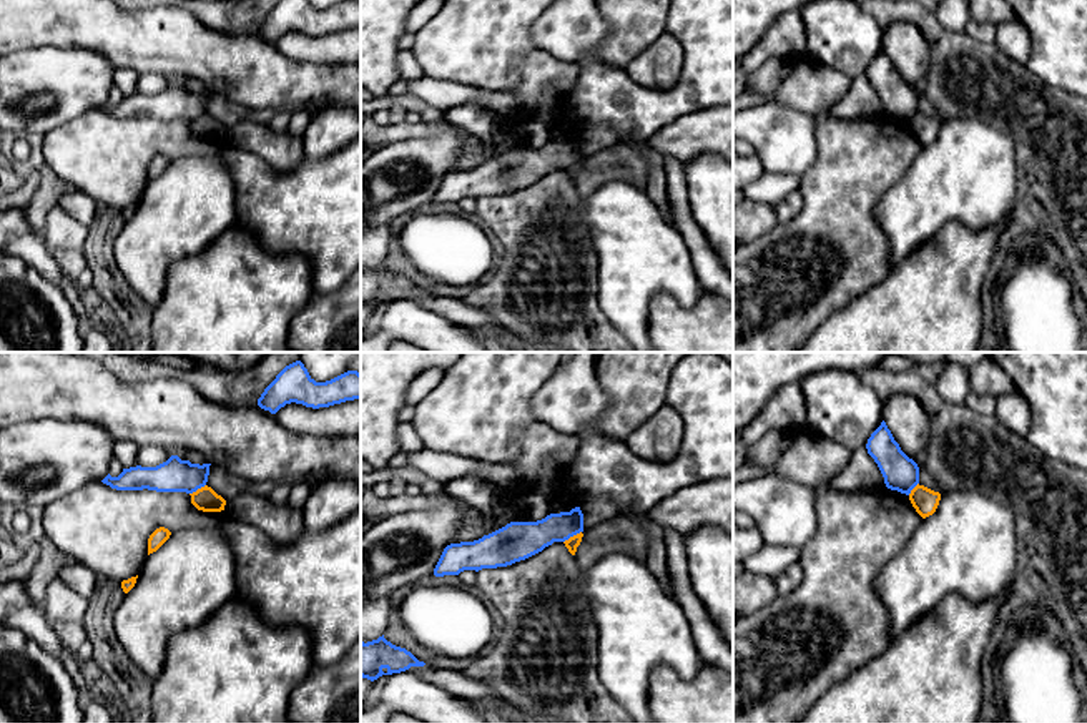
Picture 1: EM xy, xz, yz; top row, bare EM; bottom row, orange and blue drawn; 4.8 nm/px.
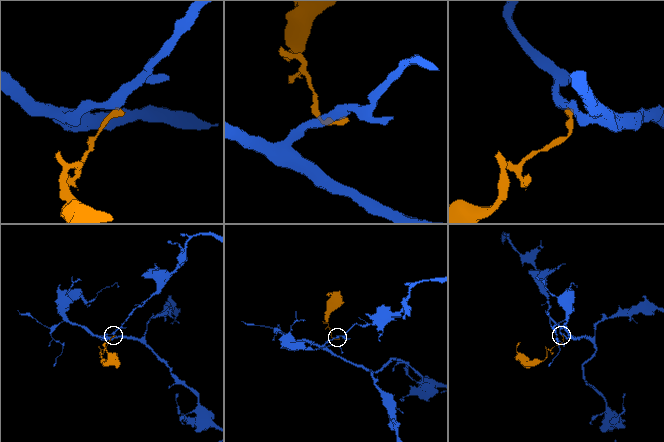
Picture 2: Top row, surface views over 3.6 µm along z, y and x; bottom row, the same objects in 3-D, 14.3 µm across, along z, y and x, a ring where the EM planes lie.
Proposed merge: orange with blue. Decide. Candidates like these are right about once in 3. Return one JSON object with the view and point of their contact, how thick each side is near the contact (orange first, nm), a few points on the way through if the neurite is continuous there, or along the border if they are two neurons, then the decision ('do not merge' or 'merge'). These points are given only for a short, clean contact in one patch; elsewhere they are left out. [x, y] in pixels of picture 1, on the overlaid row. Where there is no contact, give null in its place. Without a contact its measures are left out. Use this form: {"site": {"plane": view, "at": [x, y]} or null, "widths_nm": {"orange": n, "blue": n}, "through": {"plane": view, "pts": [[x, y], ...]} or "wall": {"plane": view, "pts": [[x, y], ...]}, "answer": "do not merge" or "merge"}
{"site": {"plane": "xz", "at": [574, 536]}, "widths_nm": {"orange": 60, "blue": 180}, "wall": {"plane": "xz", "pts": [[580, 531], [564, 542]]}, "answer": "do not merge"}

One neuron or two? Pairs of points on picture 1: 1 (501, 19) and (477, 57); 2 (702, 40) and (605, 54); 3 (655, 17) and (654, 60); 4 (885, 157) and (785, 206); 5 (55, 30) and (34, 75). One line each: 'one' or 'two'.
1: one
2: two
3: two
4: two
5: two

